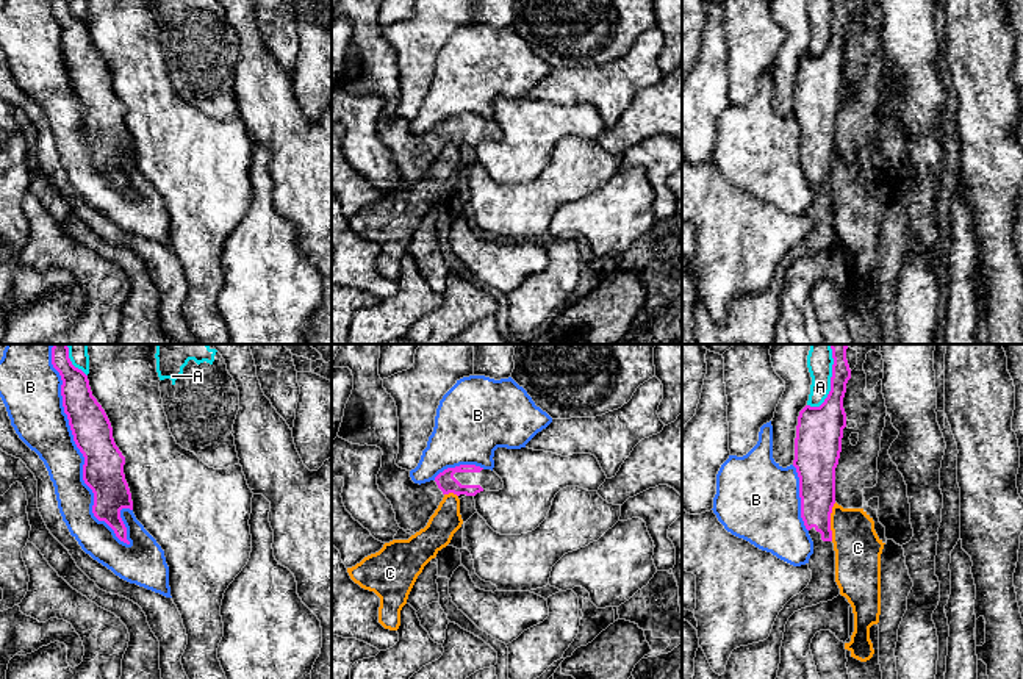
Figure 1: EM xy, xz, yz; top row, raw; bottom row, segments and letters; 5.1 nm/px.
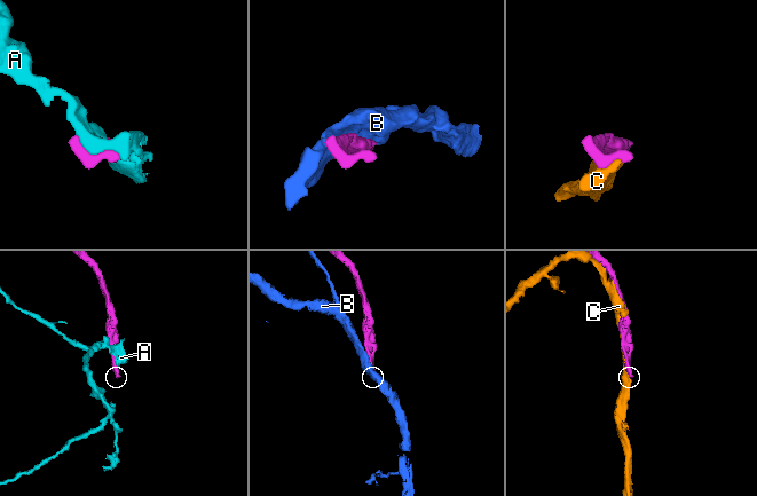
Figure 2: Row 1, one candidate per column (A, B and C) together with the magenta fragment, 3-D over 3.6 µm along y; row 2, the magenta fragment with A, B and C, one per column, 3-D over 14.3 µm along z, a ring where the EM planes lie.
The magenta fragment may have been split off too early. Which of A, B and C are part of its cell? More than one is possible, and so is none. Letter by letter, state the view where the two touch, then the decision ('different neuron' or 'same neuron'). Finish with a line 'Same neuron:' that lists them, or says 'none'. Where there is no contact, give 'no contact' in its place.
A: yz | different neuron
B: xy | different neuron
C: yz | different neuron
Same neuron: none

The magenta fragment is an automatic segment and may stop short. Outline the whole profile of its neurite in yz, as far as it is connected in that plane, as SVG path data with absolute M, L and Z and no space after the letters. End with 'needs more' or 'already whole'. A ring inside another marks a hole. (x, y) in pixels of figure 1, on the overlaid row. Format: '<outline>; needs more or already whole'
M831 344L831 349L831 391L820 407L806 405L799 411L795 438L793 466L799 477L801 518L813 541L813 554L807 563L812 579L779 612L766 640L732 651L721 676L712 670L699 646L693 679L776 679L788 618L801 609L832 601L840 595L835 582L831 513L835 504L835 468L846 427L843 397L851 369L846 360L848 346Z; needs more

